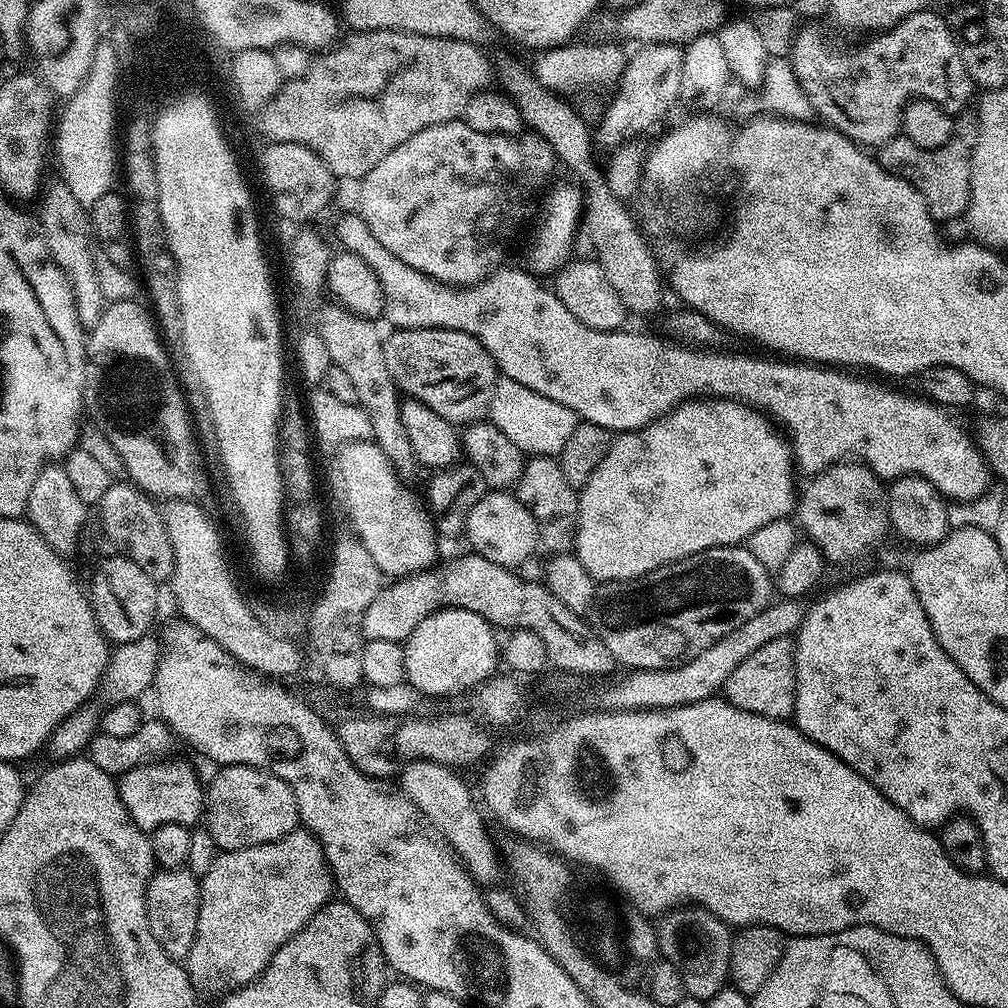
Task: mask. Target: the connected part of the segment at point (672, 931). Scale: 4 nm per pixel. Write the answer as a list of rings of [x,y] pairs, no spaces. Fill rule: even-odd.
[[[681,906],[669,911],[658,924],[659,955],[678,970],[687,995],[707,1001],[729,983],[728,967],[734,939],[729,925],[723,924],[705,908]]]

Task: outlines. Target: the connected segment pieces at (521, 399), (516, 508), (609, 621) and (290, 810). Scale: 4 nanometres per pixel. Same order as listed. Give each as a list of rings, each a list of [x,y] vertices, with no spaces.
[[[507,378],[497,379],[492,407],[490,409],[490,422],[518,446],[529,457],[551,456],[559,457],[562,446],[566,446],[566,441],[570,439],[570,434],[574,434],[578,423],[576,413],[566,406],[522,386],[522,382]]]
[[[489,490],[482,502],[477,502],[474,510],[470,510],[470,518],[466,518],[464,536],[475,555],[513,570],[519,569],[519,564],[526,563],[540,544],[540,531],[532,509],[508,490]]]
[[[744,546],[711,548],[705,552],[687,556],[684,560],[675,560],[673,564],[662,566],[650,574],[640,576],[637,580],[613,583],[609,588],[612,589],[605,596],[603,593],[597,599],[591,609],[590,616],[594,621],[594,631],[597,636],[602,638],[606,650],[610,650],[610,654],[616,659],[617,665],[623,666],[625,664],[625,669],[628,670],[662,670],[663,668],[676,668],[680,664],[690,662],[690,658],[698,658],[698,654],[702,654],[702,650],[706,650],[706,646],[714,646],[714,642],[718,642],[718,638],[726,638],[726,634],[730,634],[730,630],[738,630],[738,626],[742,626],[742,622],[750,622],[750,618],[762,614],[762,610],[774,600],[773,577],[764,569],[762,562],[758,562],[758,558],[754,558],[754,554],[750,554],[747,547]]]
[[[225,764],[206,788],[206,829],[213,836],[217,849],[233,852],[246,846],[269,844],[286,834],[297,831],[300,824],[300,807],[294,798],[294,790],[282,778],[262,768],[251,768],[245,764]]]

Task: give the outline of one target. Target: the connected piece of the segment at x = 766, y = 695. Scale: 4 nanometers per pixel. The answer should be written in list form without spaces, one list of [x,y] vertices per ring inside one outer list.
[[[793,637],[774,638],[774,642],[766,642],[766,646],[754,650],[754,654],[750,654],[750,658],[746,658],[746,662],[742,662],[734,674],[730,674],[722,692],[728,703],[738,710],[771,720],[788,720],[796,710],[796,646]]]

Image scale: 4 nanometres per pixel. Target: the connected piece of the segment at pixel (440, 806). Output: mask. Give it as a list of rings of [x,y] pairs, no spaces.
[[[415,760],[414,763],[405,764],[399,769],[399,776],[400,791],[408,796],[410,802],[414,802],[420,813],[432,823],[432,827],[456,853],[456,857],[471,874],[472,879],[481,886],[499,885],[500,872],[502,876],[502,856],[498,851],[498,844],[492,841],[491,834],[484,829],[485,813],[477,797],[476,800],[472,797],[471,790],[460,778],[461,773],[438,762]]]

